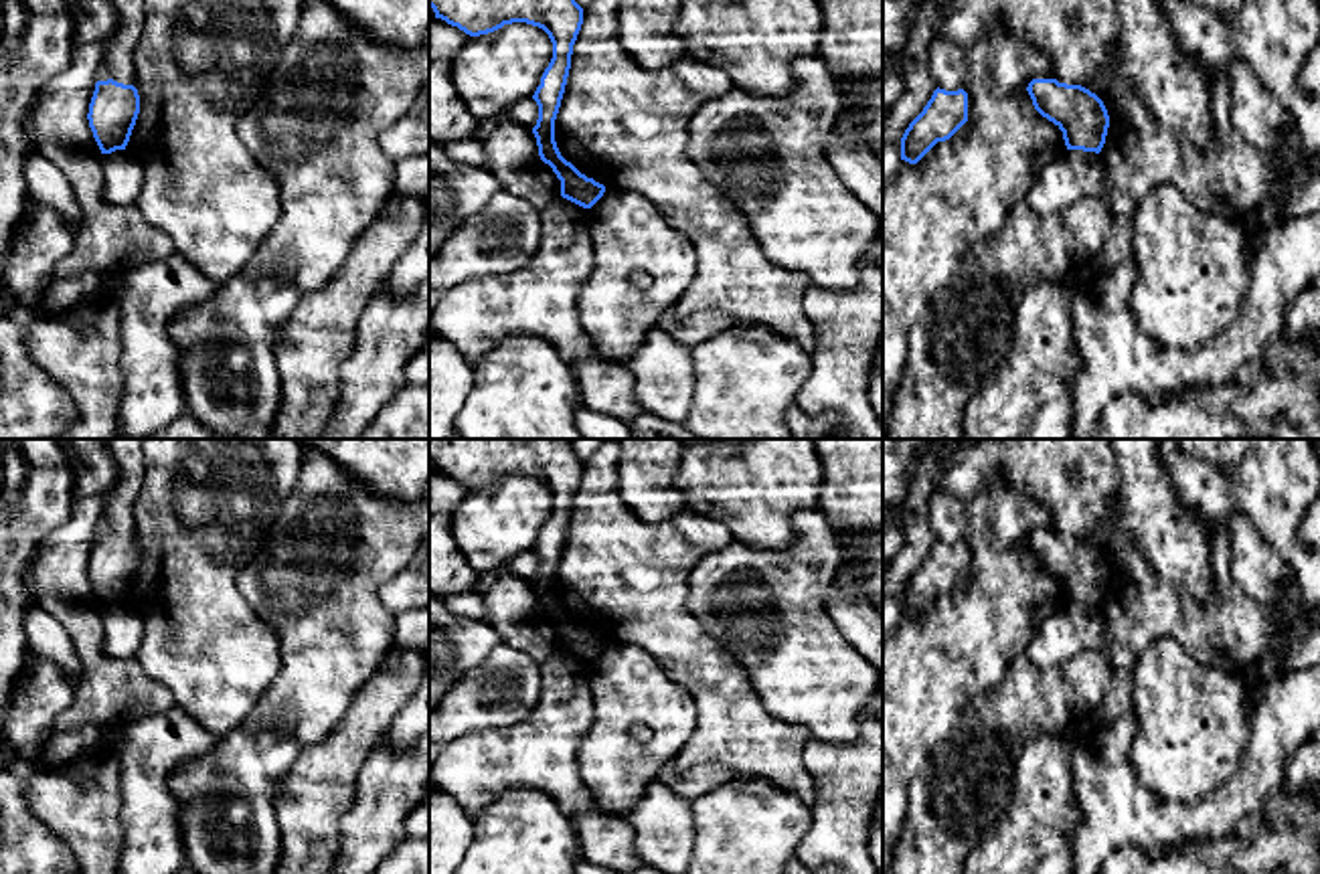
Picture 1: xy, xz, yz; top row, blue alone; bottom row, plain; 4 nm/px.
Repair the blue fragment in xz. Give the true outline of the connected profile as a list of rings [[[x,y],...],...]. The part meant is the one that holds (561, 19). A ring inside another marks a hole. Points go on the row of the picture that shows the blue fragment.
[[[429,0],[429,6],[435,18],[458,26],[470,36],[488,34],[512,22],[526,22],[549,34],[553,59],[532,95],[539,105],[532,134],[541,160],[561,180],[561,196],[591,208],[603,196],[605,186],[567,162],[555,142],[555,119],[571,69],[573,45],[583,24],[583,8],[575,0]]]

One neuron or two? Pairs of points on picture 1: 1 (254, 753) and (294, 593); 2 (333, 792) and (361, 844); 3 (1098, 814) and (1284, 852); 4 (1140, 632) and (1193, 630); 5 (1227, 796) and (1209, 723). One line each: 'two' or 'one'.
1: one
2: two
3: two
4: one
5: two

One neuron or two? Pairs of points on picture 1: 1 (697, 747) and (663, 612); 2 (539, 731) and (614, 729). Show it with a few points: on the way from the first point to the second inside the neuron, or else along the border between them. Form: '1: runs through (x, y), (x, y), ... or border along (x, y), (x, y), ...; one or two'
1: runs through (709, 713), (709, 674), (681, 646); one
2: border along (592, 682), (594, 723), (580, 747), (580, 775); two

